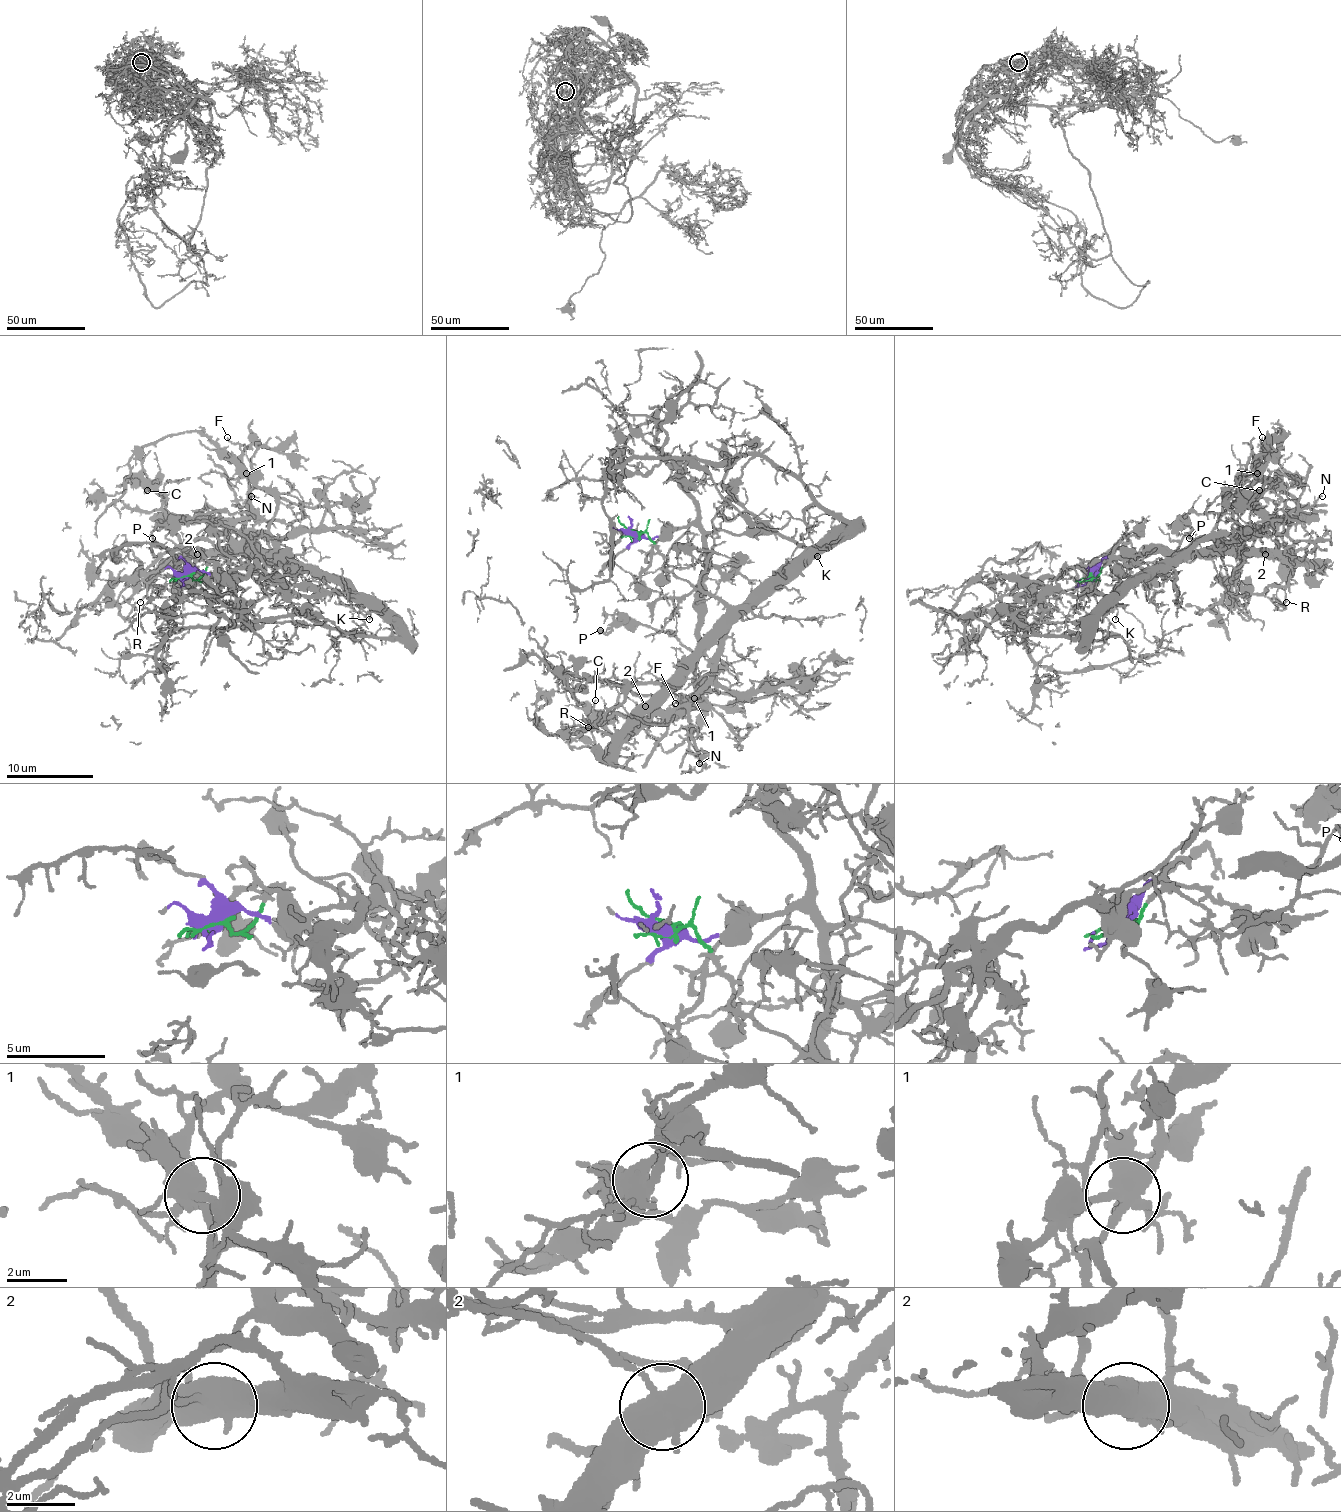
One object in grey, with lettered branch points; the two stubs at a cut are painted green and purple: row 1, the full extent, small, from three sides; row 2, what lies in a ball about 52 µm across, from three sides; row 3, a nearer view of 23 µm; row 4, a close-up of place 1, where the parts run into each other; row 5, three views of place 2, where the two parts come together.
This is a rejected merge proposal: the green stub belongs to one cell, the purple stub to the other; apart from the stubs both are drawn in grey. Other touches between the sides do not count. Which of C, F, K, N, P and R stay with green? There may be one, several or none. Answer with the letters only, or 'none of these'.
K, N, R

